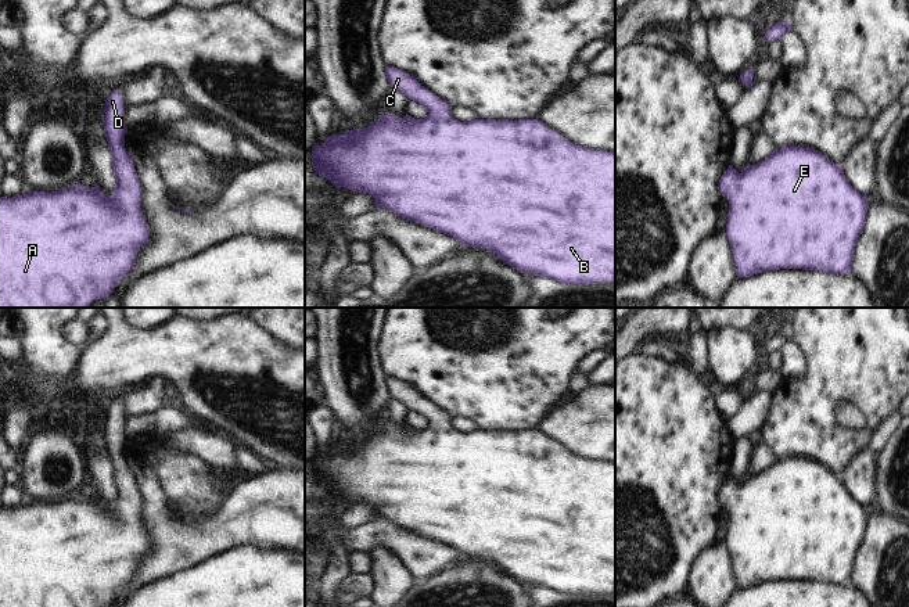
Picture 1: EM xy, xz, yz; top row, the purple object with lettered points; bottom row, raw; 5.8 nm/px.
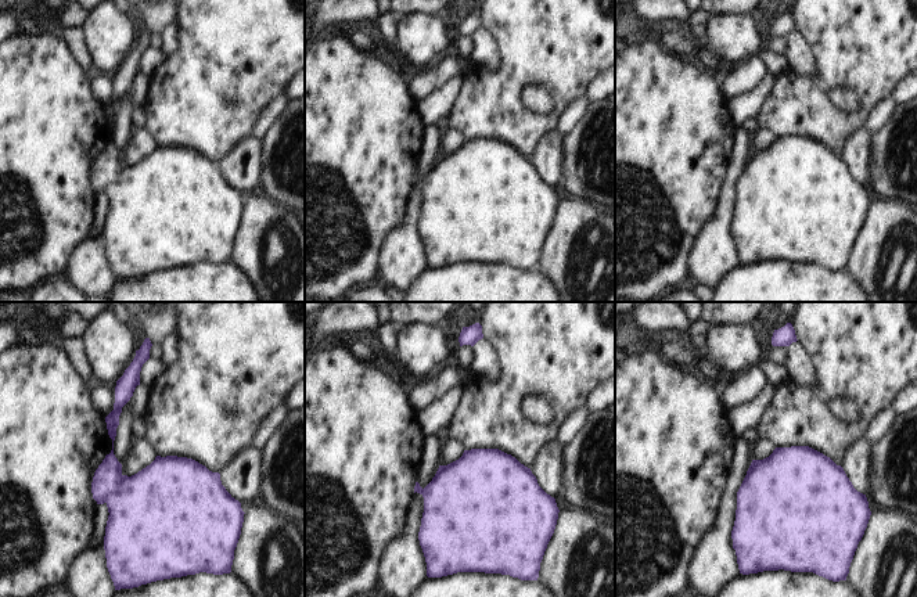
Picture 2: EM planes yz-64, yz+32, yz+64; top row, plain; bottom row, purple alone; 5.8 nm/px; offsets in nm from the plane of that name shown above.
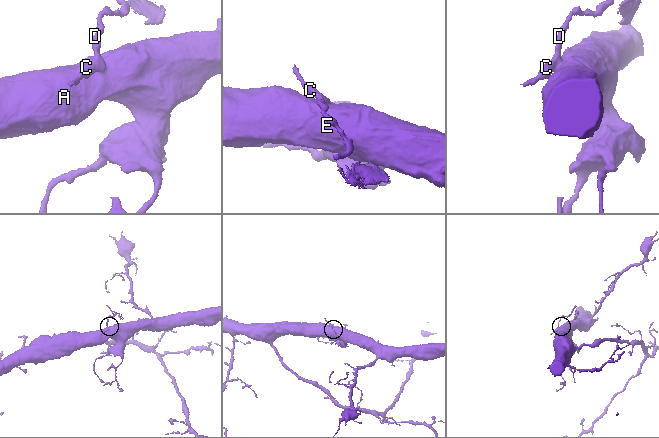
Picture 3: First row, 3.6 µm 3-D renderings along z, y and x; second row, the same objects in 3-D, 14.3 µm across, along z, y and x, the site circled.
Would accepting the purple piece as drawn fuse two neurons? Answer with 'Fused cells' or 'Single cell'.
Single cell

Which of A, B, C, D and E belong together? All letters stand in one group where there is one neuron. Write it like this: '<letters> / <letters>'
A B C D E

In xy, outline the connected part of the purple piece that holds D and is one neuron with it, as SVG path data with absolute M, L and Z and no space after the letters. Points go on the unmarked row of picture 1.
M118 399L105 410L104 443L112 467L116 498L105 507L100 498L76 493L60 502L0 507L0 607L109 607L132 581L150 536L140 518L141 495L125 459L125 416Z

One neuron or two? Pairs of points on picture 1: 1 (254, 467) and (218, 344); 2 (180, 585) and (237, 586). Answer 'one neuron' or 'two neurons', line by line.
1: two neurons
2: one neuron

